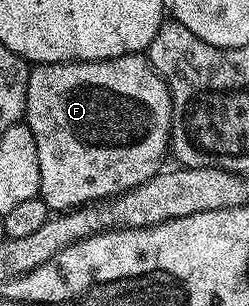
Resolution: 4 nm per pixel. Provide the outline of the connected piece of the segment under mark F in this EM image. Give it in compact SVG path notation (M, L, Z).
M144 54L124 55L114 59L104 59L94 63L39 63L30 70L27 81L27 101L23 121L31 129L31 137L35 137L35 149L39 149L39 177L41 178L40 198L49 206L50 212L60 213L82 207L84 203L95 203L99 199L111 199L121 195L135 185L147 181L162 170L161 163L167 159L169 151L169 130L171 129L171 97L169 86L161 75L150 65Z

